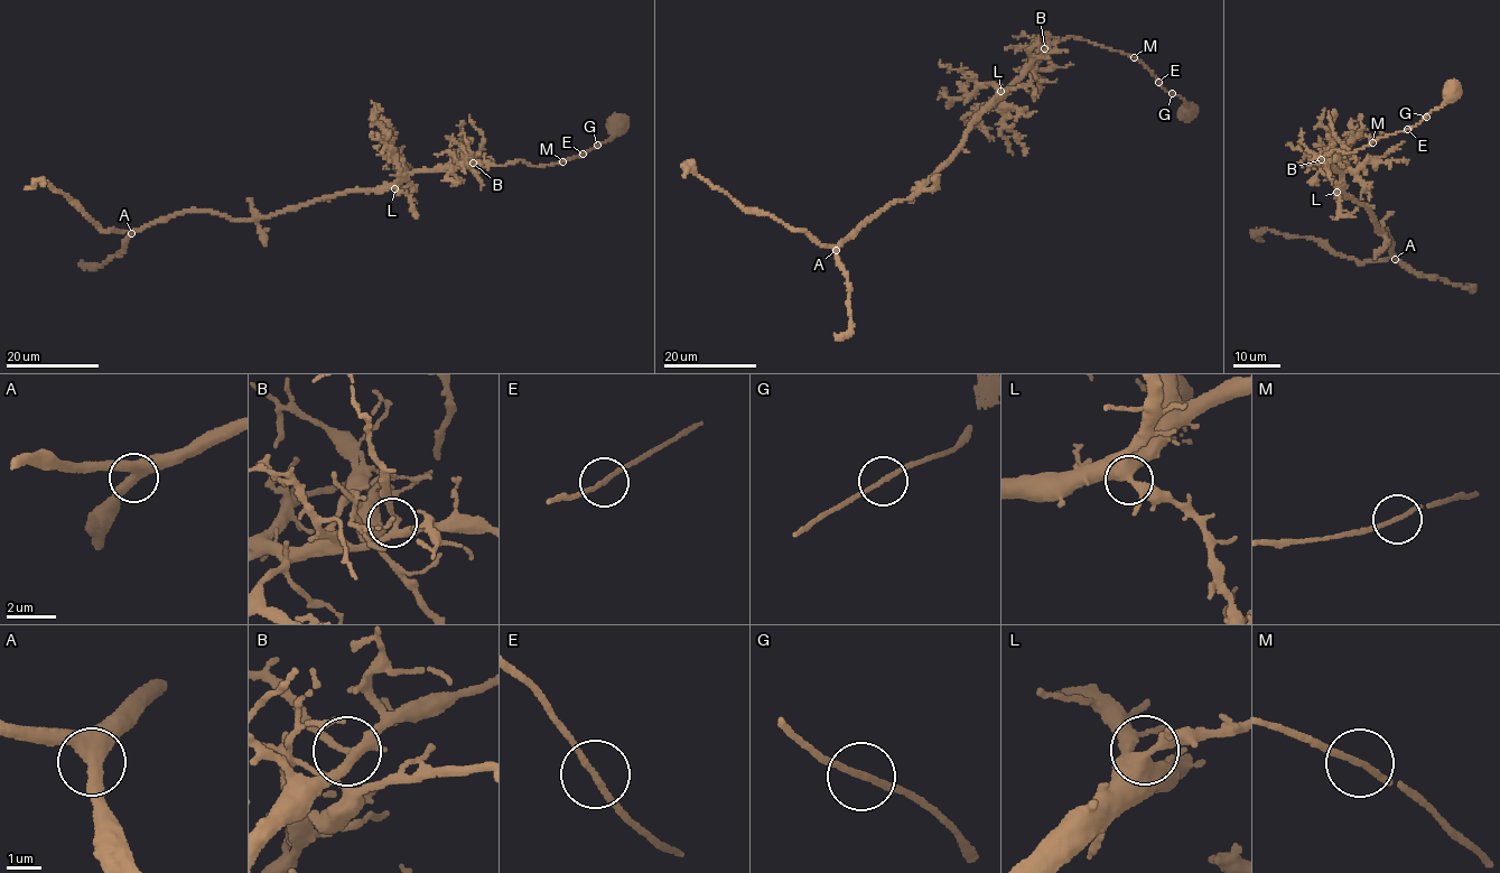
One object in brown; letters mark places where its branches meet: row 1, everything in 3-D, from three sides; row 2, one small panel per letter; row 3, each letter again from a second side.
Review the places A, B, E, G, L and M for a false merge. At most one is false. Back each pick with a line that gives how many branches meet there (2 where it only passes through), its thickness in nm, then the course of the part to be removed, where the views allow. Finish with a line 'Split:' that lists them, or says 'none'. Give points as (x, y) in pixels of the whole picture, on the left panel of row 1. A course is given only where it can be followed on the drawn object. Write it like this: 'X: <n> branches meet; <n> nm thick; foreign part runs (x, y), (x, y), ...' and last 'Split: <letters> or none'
Split: none

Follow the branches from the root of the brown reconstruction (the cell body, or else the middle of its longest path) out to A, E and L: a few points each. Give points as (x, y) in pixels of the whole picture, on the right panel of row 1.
A: (1450, 91), (1444, 103), (1409, 128), (1319, 159), (1339, 172), (1347, 196), (1367, 206), (1395, 259)
E: (1450, 91), (1446, 92), (1444, 103), (1407, 129)
L: (1450, 91), (1444, 103), (1409, 128), (1356, 151), (1335, 150), (1319, 159), (1339, 172), (1342, 179), (1337, 192)

